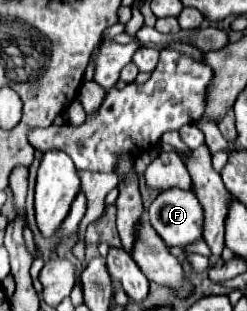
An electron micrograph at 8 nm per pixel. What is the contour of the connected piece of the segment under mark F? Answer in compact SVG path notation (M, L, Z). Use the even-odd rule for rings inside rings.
M162 190L148 208L148 222L166 246L186 246L202 238L202 208L190 190Z

